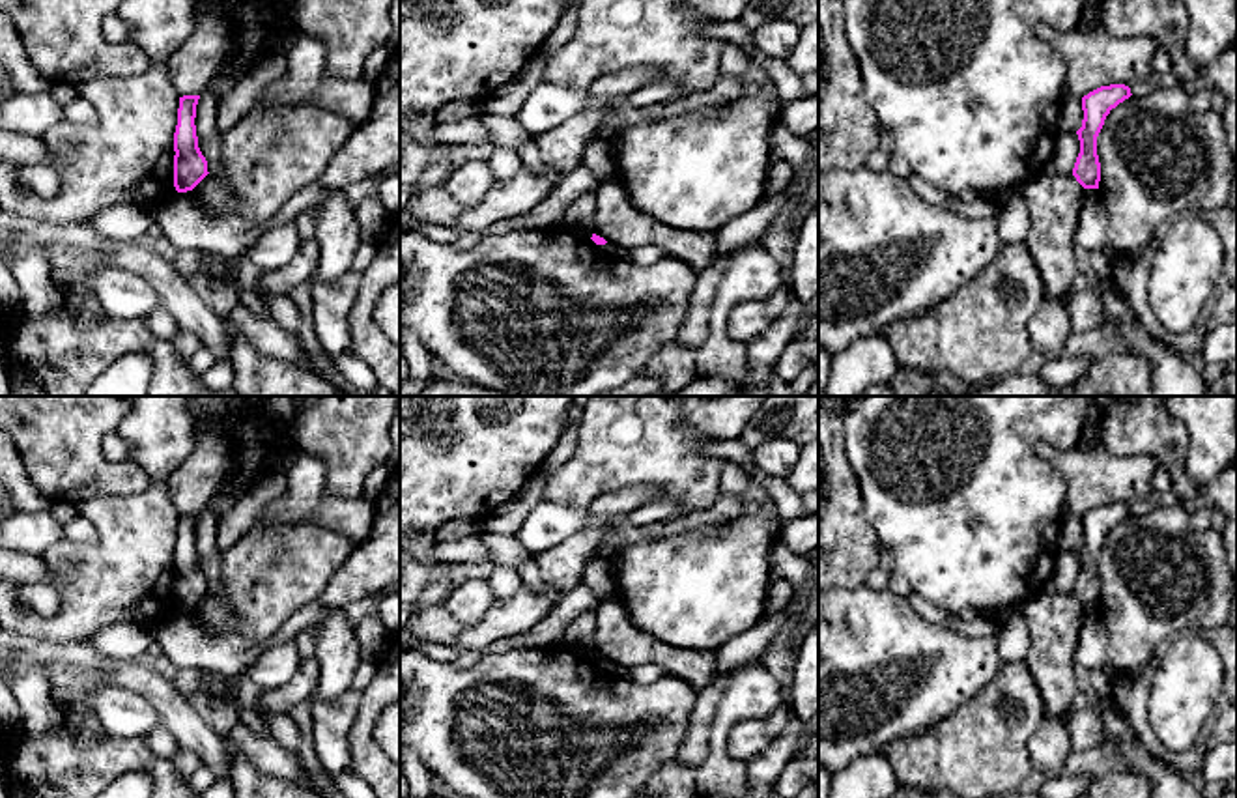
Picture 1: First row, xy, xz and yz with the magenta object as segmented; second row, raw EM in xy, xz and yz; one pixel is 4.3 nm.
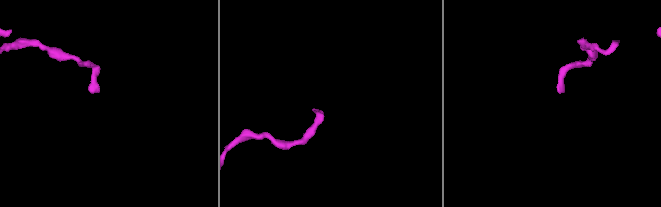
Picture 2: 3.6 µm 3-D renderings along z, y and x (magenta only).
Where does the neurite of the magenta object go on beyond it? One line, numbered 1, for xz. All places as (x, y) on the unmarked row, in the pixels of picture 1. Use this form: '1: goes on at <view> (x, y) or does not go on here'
1: does not go on here

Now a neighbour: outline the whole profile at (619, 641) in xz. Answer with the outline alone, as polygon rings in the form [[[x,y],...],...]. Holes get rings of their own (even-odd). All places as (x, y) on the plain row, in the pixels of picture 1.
[[[617,600],[600,602],[596,607],[594,652],[607,662],[632,669],[658,663],[665,675],[706,688],[718,675],[716,652],[675,648],[630,622]]]

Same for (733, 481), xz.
[[[727,460],[719,477],[719,493],[729,493],[744,501],[749,482],[749,477],[740,469],[740,465]]]

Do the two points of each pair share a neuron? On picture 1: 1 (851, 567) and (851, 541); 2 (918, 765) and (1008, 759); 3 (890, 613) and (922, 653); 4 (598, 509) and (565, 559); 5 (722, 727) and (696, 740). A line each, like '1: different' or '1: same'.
1: same
2: same
3: same
4: same
5: different

